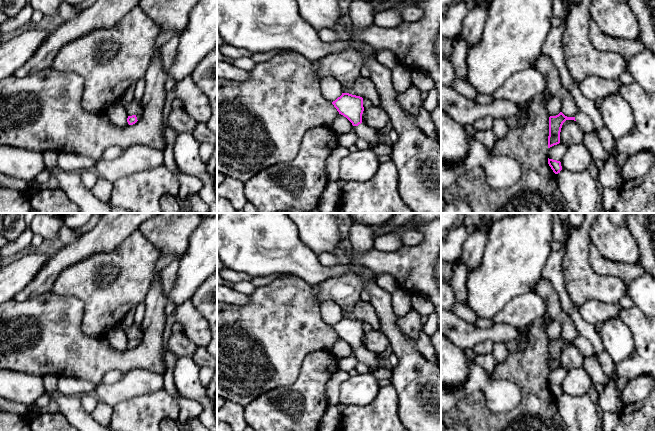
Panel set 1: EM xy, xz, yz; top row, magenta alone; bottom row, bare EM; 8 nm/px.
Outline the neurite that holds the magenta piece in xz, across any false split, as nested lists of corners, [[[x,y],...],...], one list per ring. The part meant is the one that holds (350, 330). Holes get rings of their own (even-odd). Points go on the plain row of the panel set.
[[[342,317],[332,326],[339,338],[346,341],[354,350],[358,362],[366,364],[370,371],[389,367],[386,361],[382,361],[378,355],[367,350],[362,345],[364,335],[363,322],[349,317]]]

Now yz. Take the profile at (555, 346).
[[[562,336],[549,341],[548,372],[560,367],[560,356],[566,344],[574,344],[584,357],[598,357],[593,344],[586,338],[579,336],[574,341],[567,341]]]

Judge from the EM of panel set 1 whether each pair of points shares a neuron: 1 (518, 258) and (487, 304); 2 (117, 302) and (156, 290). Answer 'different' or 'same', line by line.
1: same
2: different

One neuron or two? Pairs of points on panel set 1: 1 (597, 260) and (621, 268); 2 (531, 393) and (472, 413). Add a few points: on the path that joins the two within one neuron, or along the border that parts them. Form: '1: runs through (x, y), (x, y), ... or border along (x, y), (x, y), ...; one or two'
1: runs through (603, 266), (615, 268); one
2: runs through (522, 409), (511, 420), (488, 420); one

